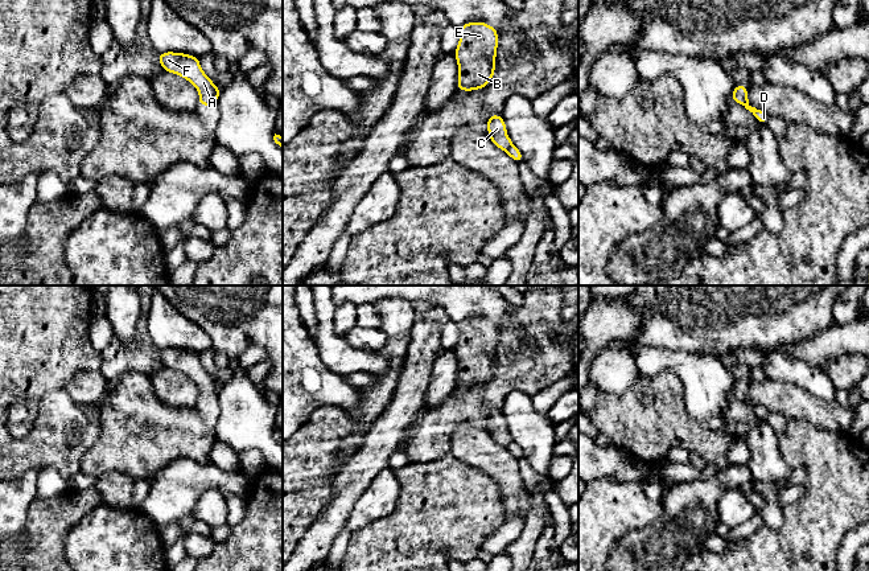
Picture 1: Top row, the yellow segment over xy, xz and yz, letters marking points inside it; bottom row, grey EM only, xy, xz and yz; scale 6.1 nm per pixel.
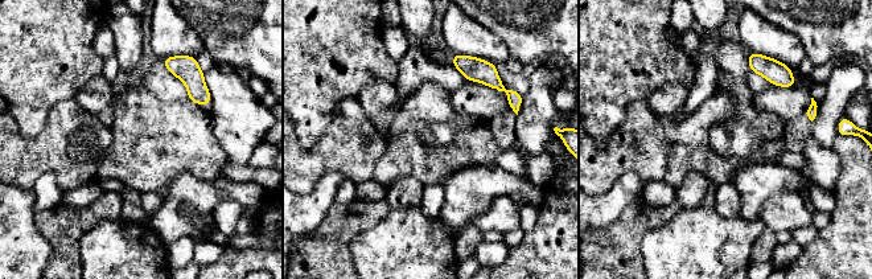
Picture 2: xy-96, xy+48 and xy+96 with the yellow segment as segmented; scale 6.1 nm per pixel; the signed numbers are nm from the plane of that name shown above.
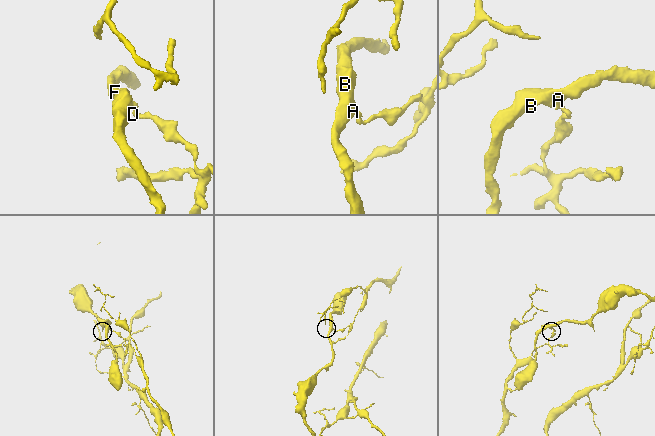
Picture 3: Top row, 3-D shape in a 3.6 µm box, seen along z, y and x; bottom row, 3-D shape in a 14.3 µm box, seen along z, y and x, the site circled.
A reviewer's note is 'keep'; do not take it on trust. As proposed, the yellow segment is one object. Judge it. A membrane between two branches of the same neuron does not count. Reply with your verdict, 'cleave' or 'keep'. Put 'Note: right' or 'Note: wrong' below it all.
cleave
Note: wrong

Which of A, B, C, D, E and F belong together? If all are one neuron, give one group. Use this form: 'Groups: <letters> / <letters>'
Groups: A B C E F / D

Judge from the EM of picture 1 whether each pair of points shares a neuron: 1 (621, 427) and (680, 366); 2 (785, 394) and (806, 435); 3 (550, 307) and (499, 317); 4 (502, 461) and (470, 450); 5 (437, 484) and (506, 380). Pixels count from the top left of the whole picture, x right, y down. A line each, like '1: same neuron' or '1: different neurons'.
1: different neurons
2: different neurons
3: different neurons
4: same neuron
5: different neurons

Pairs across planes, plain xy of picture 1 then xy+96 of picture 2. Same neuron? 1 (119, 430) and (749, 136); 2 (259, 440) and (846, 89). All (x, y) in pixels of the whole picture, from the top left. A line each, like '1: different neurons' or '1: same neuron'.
1: different neurons
2: same neuron

